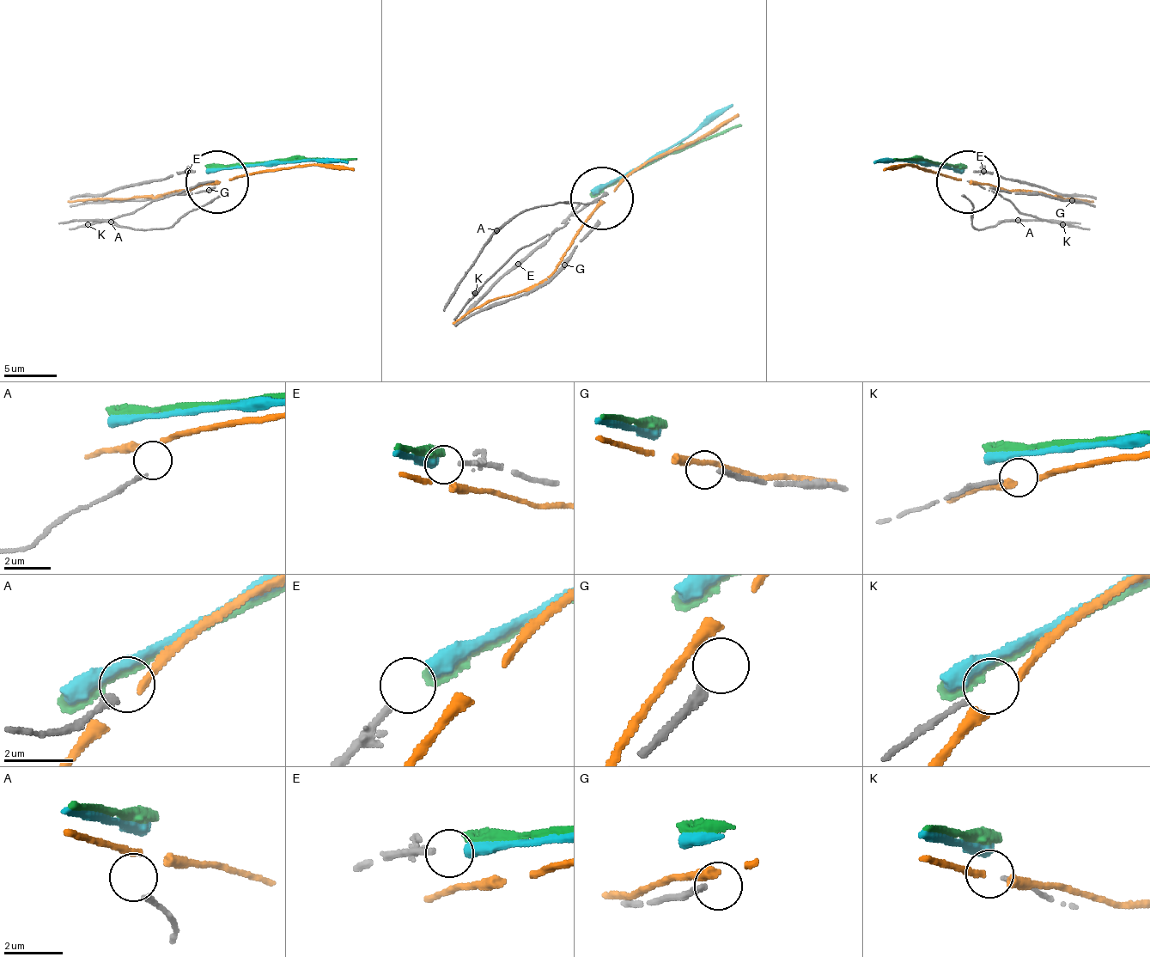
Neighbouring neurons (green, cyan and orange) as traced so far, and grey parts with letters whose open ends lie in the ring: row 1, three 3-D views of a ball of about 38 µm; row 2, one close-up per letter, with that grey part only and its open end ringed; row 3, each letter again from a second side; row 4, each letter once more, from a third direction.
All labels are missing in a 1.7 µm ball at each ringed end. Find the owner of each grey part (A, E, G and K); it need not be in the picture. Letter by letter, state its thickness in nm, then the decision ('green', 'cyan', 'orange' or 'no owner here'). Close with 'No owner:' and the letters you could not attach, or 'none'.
A: 160 nm thick; no owner here
E: 200 nm thick; cyan
G: 240 nm thick; no owner here
K: 140 nm thick; no owner here
No owner: A, G, K

